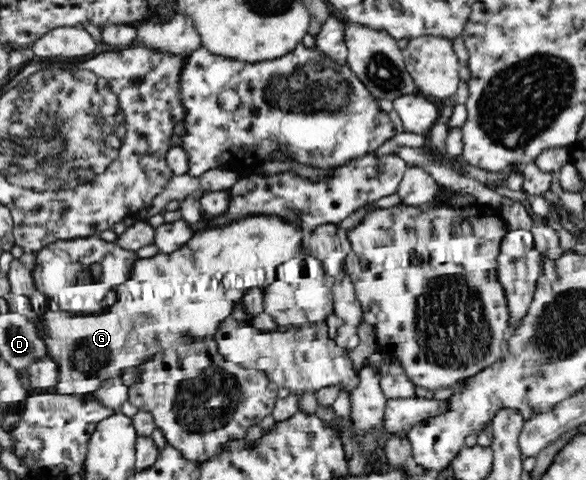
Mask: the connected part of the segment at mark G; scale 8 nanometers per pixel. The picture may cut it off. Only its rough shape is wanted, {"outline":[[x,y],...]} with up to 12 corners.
{"outline":[[246,214],[138,259],[96,318],[43,312],[60,395],[217,332],[302,224]]}

